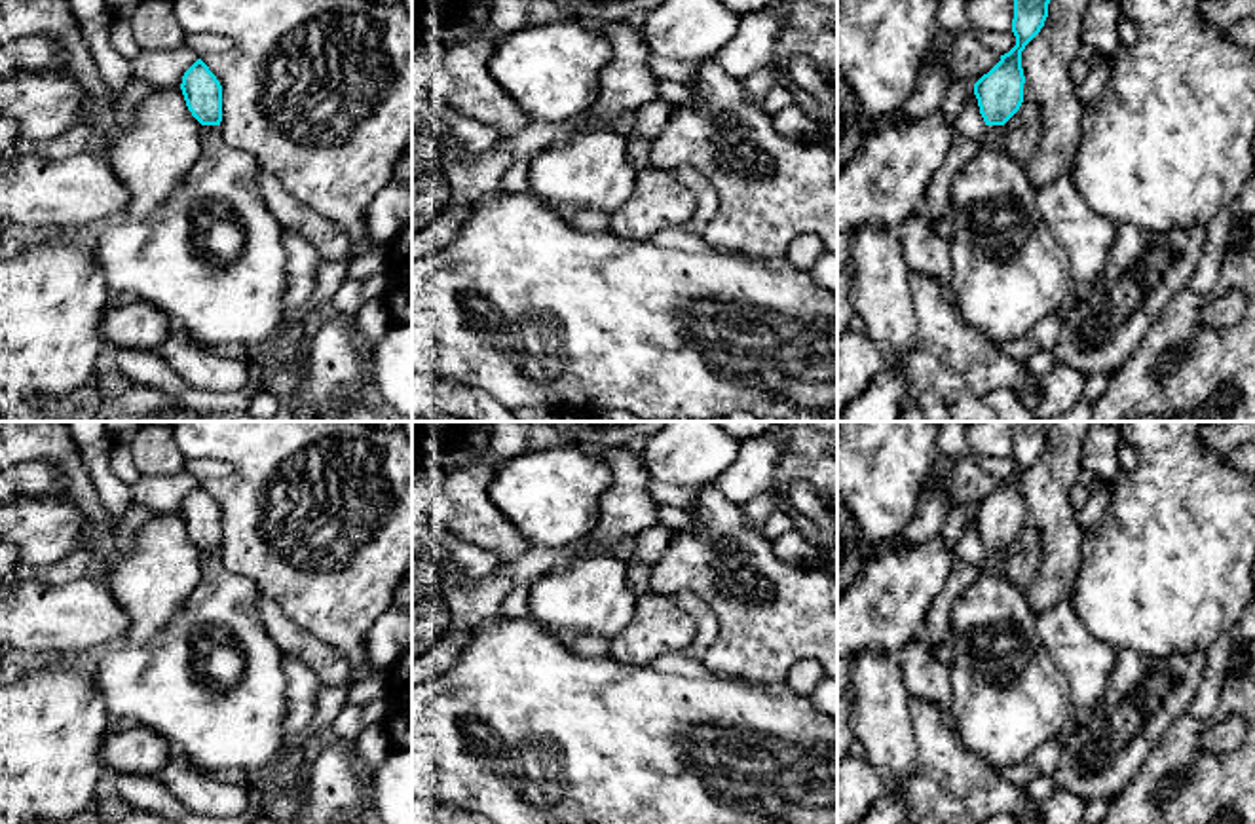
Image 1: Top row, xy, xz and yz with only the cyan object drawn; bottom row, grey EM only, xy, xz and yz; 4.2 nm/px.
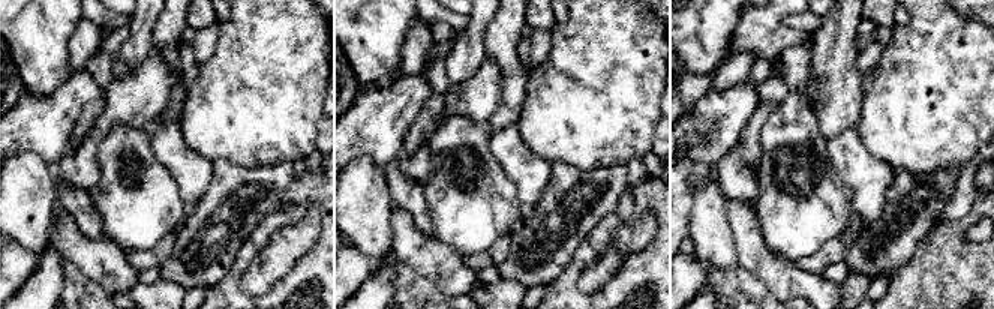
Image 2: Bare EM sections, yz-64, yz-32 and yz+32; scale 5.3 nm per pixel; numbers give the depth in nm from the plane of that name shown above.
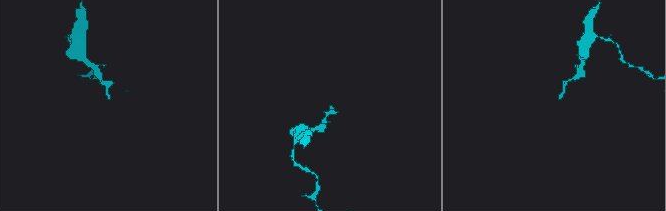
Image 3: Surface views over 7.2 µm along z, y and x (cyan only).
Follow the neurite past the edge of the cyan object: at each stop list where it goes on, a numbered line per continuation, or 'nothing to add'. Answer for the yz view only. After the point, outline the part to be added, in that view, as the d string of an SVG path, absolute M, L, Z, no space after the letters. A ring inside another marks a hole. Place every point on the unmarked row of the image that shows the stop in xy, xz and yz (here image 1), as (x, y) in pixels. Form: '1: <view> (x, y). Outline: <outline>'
1: yz (1007, 697). Outline: M987 551L985 562L953 604L955 655L949 665L949 712L961 744L995 769L1020 763L1058 737L1075 708L1067 678L1052 663L1025 594L1004 577L1004 552Z

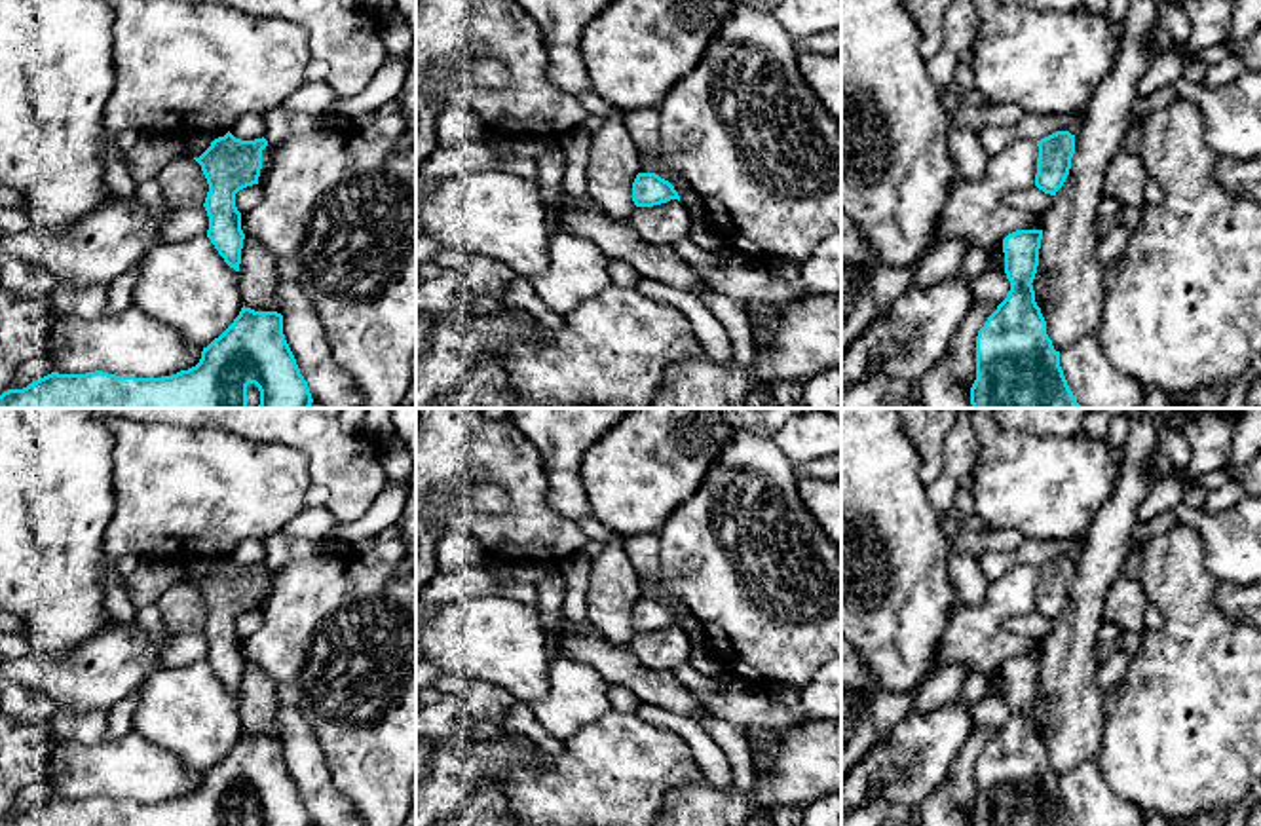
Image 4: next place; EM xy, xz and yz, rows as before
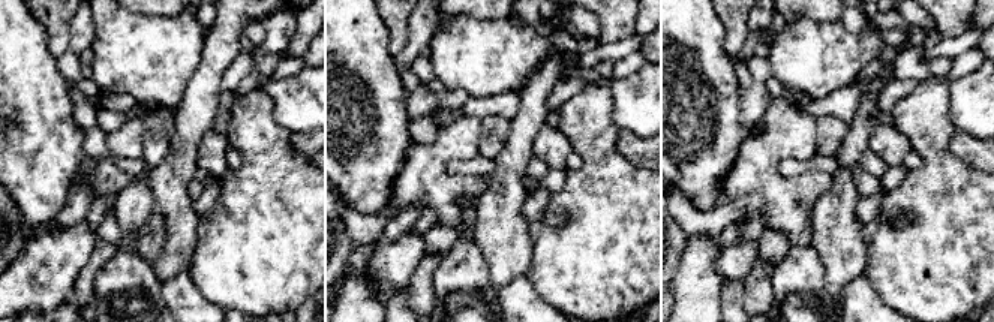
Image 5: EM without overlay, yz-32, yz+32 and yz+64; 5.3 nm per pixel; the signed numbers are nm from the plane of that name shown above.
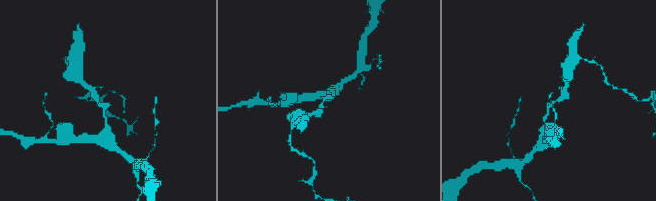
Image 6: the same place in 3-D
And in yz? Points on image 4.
nothing to add

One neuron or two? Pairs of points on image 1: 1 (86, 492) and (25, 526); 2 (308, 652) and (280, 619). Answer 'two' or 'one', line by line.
1: two
2: one

